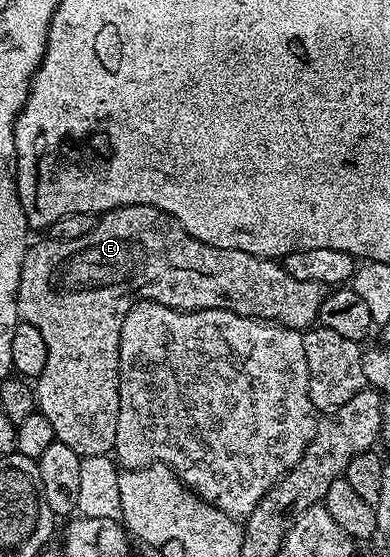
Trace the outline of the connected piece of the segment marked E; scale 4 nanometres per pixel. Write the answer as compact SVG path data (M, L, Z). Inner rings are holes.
M125 205L119 209L112 209L109 213L103 213L95 220L92 231L88 231L88 235L80 235L80 239L72 239L71 241L52 241L43 239L38 246L27 248L26 258L22 261L22 270L20 271L20 287L18 288L18 316L21 320L27 321L32 327L36 327L36 331L40 331L40 336L44 339L45 346L48 347L48 359L44 362L44 371L36 378L36 409L44 415L44 419L48 419L48 423L52 423L52 431L54 432L55 441L64 443L64 447L72 447L72 451L76 451L78 457L104 457L114 453L114 444L116 443L117 417L120 411L120 379L118 378L118 360L120 359L120 327L124 327L124 315L128 315L132 299L134 301L158 301L162 305L167 305L173 309L227 309L236 315L244 315L245 317L254 317L257 321L272 321L275 325L283 325L286 329L296 329L305 331L315 324L318 320L318 312L320 311L320 303L324 303L327 286L320 281L305 281L304 279L292 279L292 275L288 275L288 271L277 260L257 257L251 253L244 251L236 251L235 249L225 249L224 247L212 247L208 243L200 243L200 239L196 239L192 235L188 235L188 231L184 231L184 227L180 227L180 223L172 216L165 213L162 209L157 209L151 205Z

